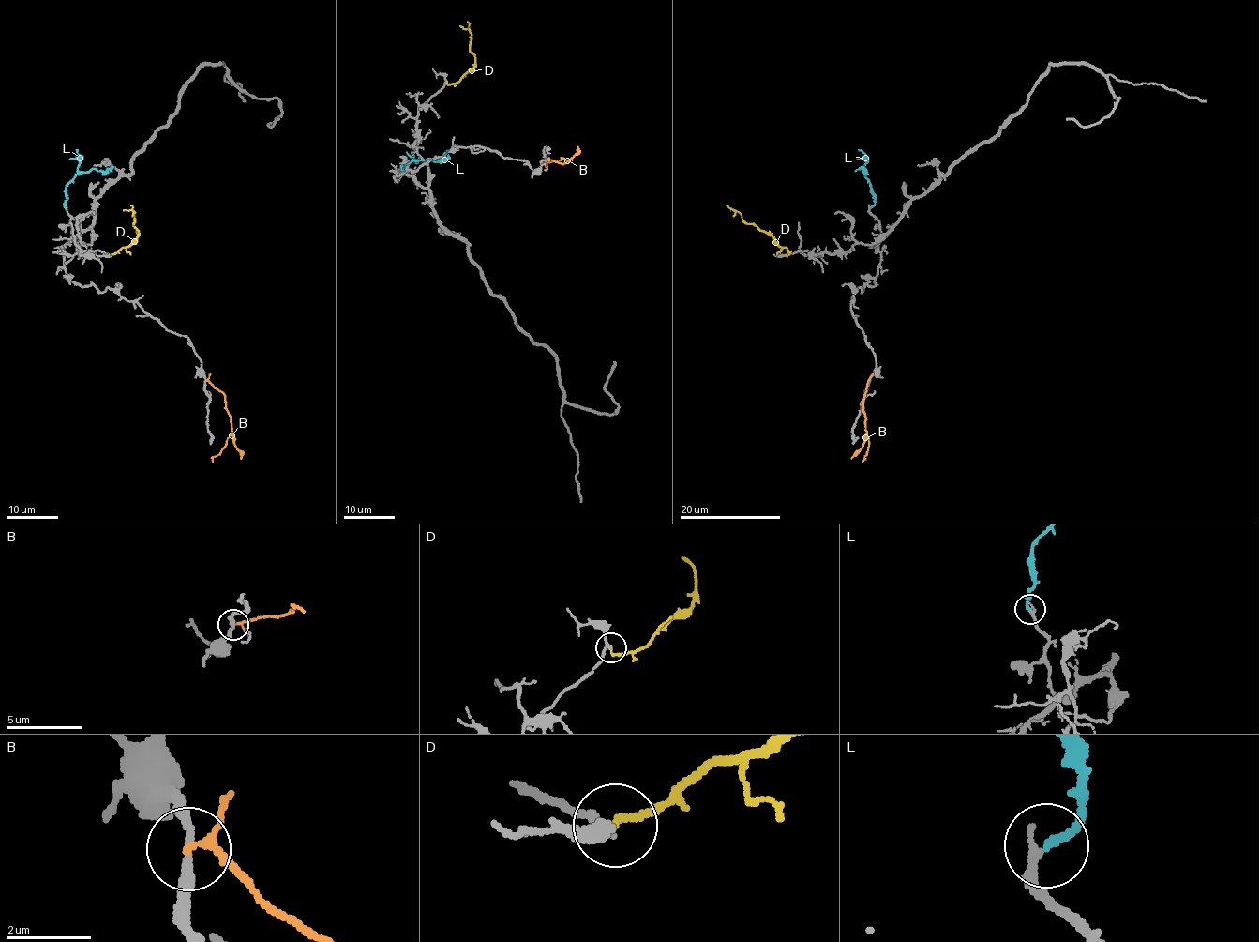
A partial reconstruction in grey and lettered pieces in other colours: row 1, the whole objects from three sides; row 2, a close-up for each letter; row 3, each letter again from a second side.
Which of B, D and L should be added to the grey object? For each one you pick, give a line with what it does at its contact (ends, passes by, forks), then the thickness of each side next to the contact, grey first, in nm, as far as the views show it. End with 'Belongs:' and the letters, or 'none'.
L: It ends there. Thickness 240 nm (grey) against 200 nm
Belongs: L

